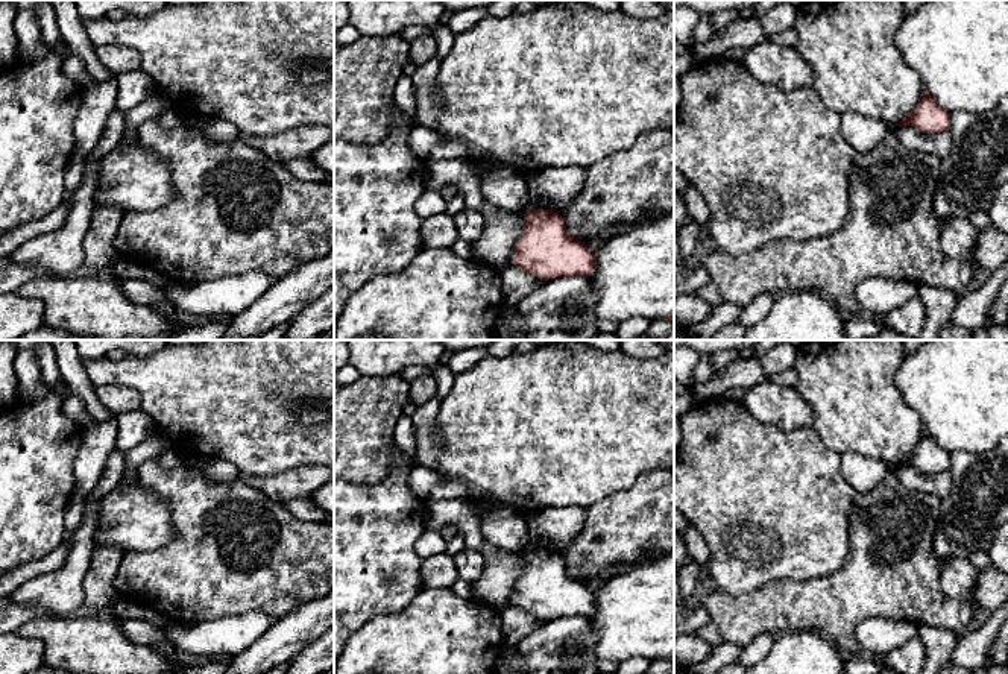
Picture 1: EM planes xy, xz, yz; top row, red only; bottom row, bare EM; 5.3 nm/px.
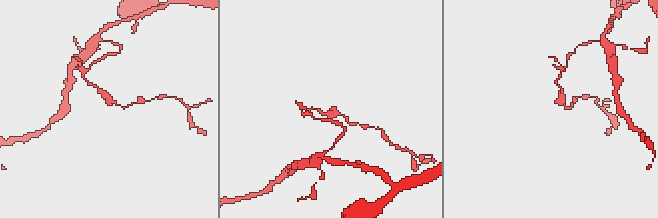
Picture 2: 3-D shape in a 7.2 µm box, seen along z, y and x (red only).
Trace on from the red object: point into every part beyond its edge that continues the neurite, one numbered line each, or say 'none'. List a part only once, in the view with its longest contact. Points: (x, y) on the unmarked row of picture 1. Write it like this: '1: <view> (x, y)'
none

